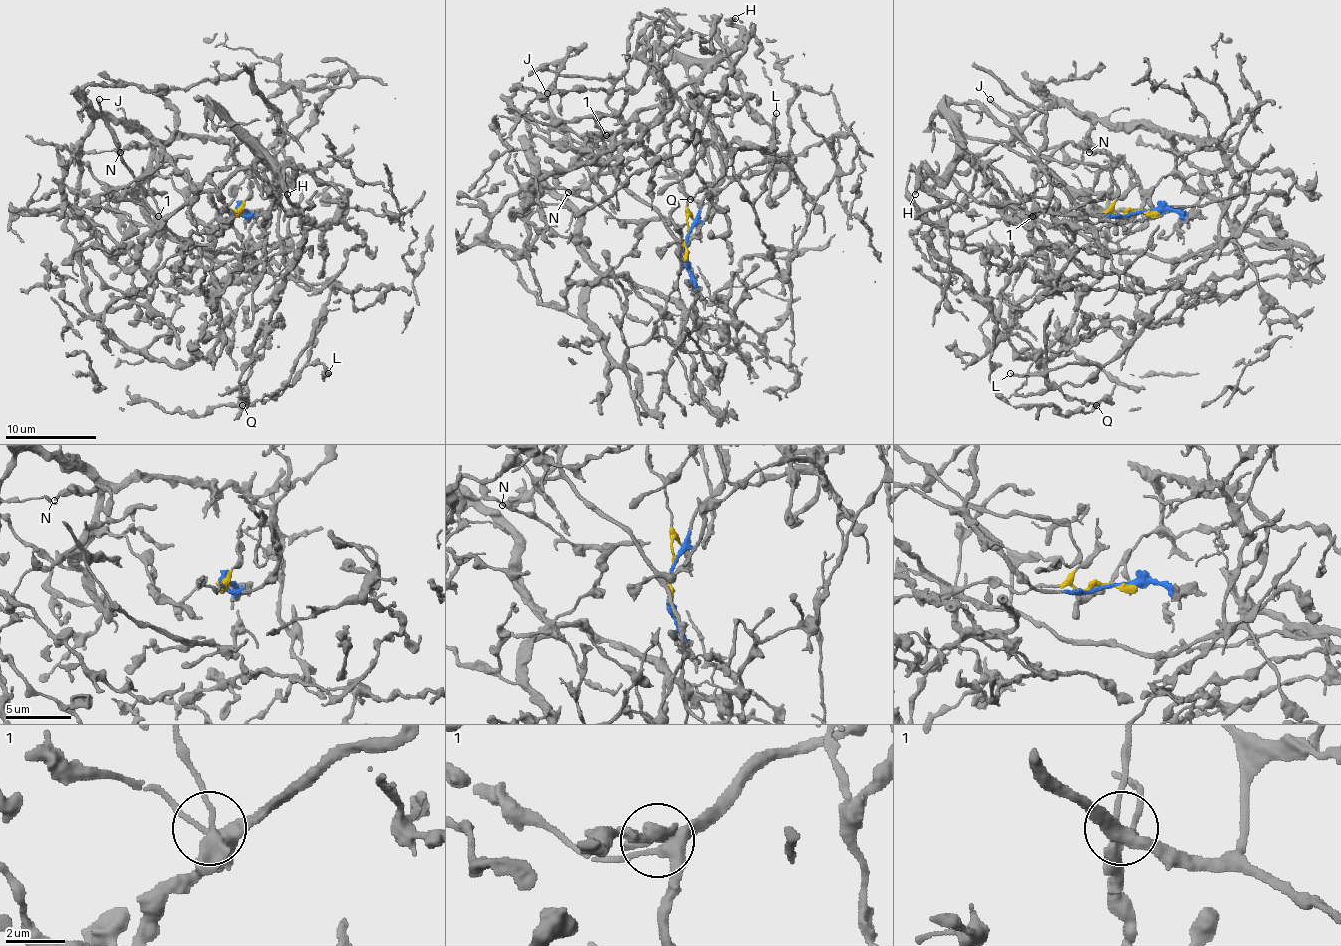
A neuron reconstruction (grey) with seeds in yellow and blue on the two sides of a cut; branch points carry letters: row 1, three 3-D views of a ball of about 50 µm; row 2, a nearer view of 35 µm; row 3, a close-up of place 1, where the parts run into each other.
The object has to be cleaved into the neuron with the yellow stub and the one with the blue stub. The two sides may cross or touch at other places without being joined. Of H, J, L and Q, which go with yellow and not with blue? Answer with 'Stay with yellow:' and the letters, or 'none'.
Stay with yellow: L, Q

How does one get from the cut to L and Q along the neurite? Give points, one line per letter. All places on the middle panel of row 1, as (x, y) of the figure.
L: (685, 247), (664, 10), (614, 156), (532, 138), (578, 247), (726, 336), (778, 270), (776, 113)
Q: (685, 247), (660, 10), (623, 147), (532, 167), (726, 336), (778, 265), (731, 163), (690, 199)

